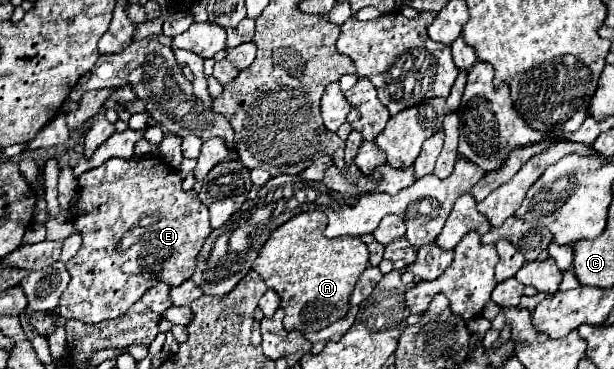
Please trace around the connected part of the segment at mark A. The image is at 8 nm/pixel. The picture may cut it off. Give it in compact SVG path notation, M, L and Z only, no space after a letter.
M320 210L302 212L276 228L252 262L266 286L280 296L286 330L318 332L344 318L350 308L348 298L360 274L368 268L368 246L360 238L326 238L324 228L326 216Z

